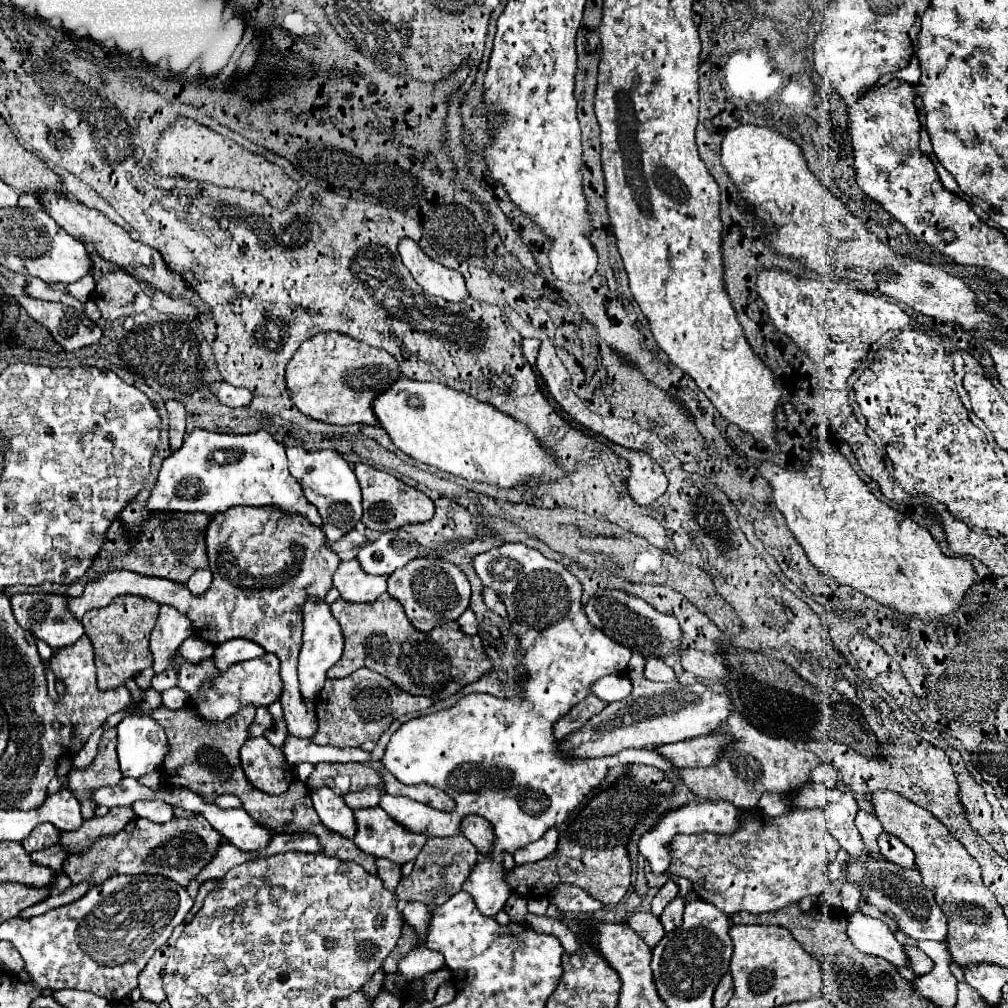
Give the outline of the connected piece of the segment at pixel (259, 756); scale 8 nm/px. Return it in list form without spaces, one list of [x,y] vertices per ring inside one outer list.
[[[266,737],[248,739],[240,751],[242,769],[248,781],[270,795],[282,795],[294,781],[294,765],[290,765],[280,749],[270,745]]]

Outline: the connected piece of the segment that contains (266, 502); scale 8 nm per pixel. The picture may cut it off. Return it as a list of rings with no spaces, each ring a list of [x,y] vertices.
[[[194,429],[184,445],[164,459],[158,483],[146,503],[148,511],[202,511],[224,513],[234,505],[278,507],[288,515],[304,515],[312,525],[322,525],[314,505],[308,505],[300,483],[290,475],[284,445],[268,431],[248,435],[224,435]]]

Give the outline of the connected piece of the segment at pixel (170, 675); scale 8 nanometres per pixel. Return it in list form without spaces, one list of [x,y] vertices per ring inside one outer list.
[[[172,665],[172,667],[168,667],[164,673],[156,675],[156,677],[152,679],[152,687],[154,687],[156,691],[166,691],[166,689],[170,689],[170,687],[176,687],[176,685],[178,685],[178,669],[180,669],[180,665]]]

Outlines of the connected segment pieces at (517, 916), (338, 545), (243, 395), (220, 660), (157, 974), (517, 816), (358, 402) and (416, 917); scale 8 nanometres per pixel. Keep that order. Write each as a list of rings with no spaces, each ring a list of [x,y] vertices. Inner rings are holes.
[[[512,893],[508,897],[506,905],[504,905],[504,911],[510,915],[510,919],[524,921],[524,917],[526,917],[526,899],[520,897],[520,895],[516,895],[516,893]]]
[[[352,529],[348,535],[344,535],[340,541],[334,541],[334,543],[330,543],[328,539],[326,539],[326,543],[328,543],[328,547],[336,553],[341,561],[348,561],[353,559],[358,554],[358,551],[364,543],[368,543],[368,539],[362,535],[362,533],[358,533],[356,529]]]
[[[226,381],[212,383],[210,391],[216,395],[216,399],[222,405],[228,405],[228,407],[244,407],[252,399],[252,391],[248,391],[244,387],[234,387],[234,385],[226,383]]]
[[[234,639],[234,641],[228,641],[224,645],[218,645],[214,647],[214,655],[212,655],[212,661],[214,661],[214,667],[218,673],[224,673],[226,669],[230,669],[234,663],[240,663],[240,661],[248,661],[248,659],[254,659],[254,657],[262,657],[266,651],[260,651],[260,645],[252,643],[252,641],[244,641],[244,639]]]
[[[182,925],[174,929],[172,937],[152,955],[152,959],[148,961],[148,965],[144,967],[144,971],[138,977],[138,981],[140,981],[138,989],[142,991],[142,997],[152,1003],[162,1003],[166,999],[166,993],[162,989],[162,971],[164,971],[166,959],[170,957],[170,947],[174,947],[180,933],[182,933]]]
[[[506,543],[506,545],[494,547],[494,549],[486,551],[486,553],[480,553],[480,555],[474,559],[474,569],[476,569],[476,575],[482,579],[484,587],[488,587],[488,589],[492,589],[494,593],[498,593],[498,597],[500,597],[502,603],[506,605],[506,613],[508,613],[506,619],[508,619],[508,623],[510,623],[512,633],[516,635],[516,639],[518,639],[518,643],[520,643],[520,653],[522,653],[522,663],[520,663],[520,665],[524,667],[524,673],[526,673],[524,679],[520,681],[520,695],[506,699],[506,697],[492,697],[492,695],[488,695],[488,693],[470,693],[470,695],[466,695],[464,699],[460,699],[460,701],[458,701],[454,707],[450,707],[450,709],[440,709],[440,711],[436,711],[436,713],[410,719],[410,721],[406,721],[406,723],[392,735],[392,739],[390,739],[388,747],[386,747],[386,753],[384,753],[384,757],[382,757],[382,763],[384,763],[384,767],[386,767],[398,781],[402,781],[402,783],[406,783],[406,785],[426,783],[426,785],[438,787],[438,789],[446,791],[446,793],[456,801],[454,811],[452,811],[452,813],[446,813],[444,821],[440,823],[440,829],[422,829],[424,835],[428,835],[428,837],[448,837],[448,835],[456,835],[456,833],[458,833],[458,823],[462,821],[462,817],[466,817],[466,815],[470,815],[470,813],[476,813],[476,815],[482,815],[484,819],[488,819],[488,821],[492,823],[494,833],[496,833],[496,849],[498,849],[498,851],[510,851],[510,853],[514,853],[516,849],[520,849],[520,845],[528,845],[530,841],[540,839],[548,827],[562,825],[562,823],[566,821],[568,813],[582,801],[582,797],[584,797],[586,793],[590,793],[594,787],[598,787],[598,785],[604,781],[604,777],[606,777],[606,773],[608,773],[610,767],[620,767],[620,765],[624,765],[624,763],[646,763],[646,765],[658,767],[658,769],[662,769],[662,771],[674,771],[676,767],[674,767],[674,763],[672,763],[668,757],[664,757],[664,755],[658,753],[656,749],[624,749],[624,751],[614,753],[614,755],[590,757],[590,759],[580,759],[580,761],[574,759],[574,757],[568,757],[568,755],[560,749],[560,741],[554,737],[554,725],[556,725],[558,719],[564,717],[576,703],[580,703],[582,699],[586,699],[586,695],[590,695],[590,687],[592,687],[592,683],[594,683],[596,679],[606,677],[606,675],[612,675],[612,673],[624,675],[624,673],[628,671],[628,661],[630,661],[632,651],[630,651],[628,647],[624,647],[624,645],[620,647],[620,643],[616,643],[616,641],[612,641],[610,637],[606,637],[600,629],[596,629],[596,627],[586,619],[586,615],[584,615],[584,611],[582,611],[582,603],[580,603],[580,597],[582,597],[582,585],[580,585],[580,581],[578,581],[562,563],[556,563],[556,561],[552,561],[552,559],[546,559],[540,551],[530,549],[530,547],[526,547],[524,543]],[[522,787],[524,787],[524,807],[522,807],[522,801],[520,801],[520,795],[518,795]]]
[[[322,331],[306,339],[286,369],[286,385],[294,405],[312,419],[336,425],[380,425],[372,403],[400,377],[396,357],[338,331]]]
[[[408,903],[402,911],[402,915],[410,921],[410,925],[416,927],[416,931],[422,939],[424,939],[424,929],[428,923],[428,913],[430,913],[430,909],[426,905],[420,905],[420,903]]]

